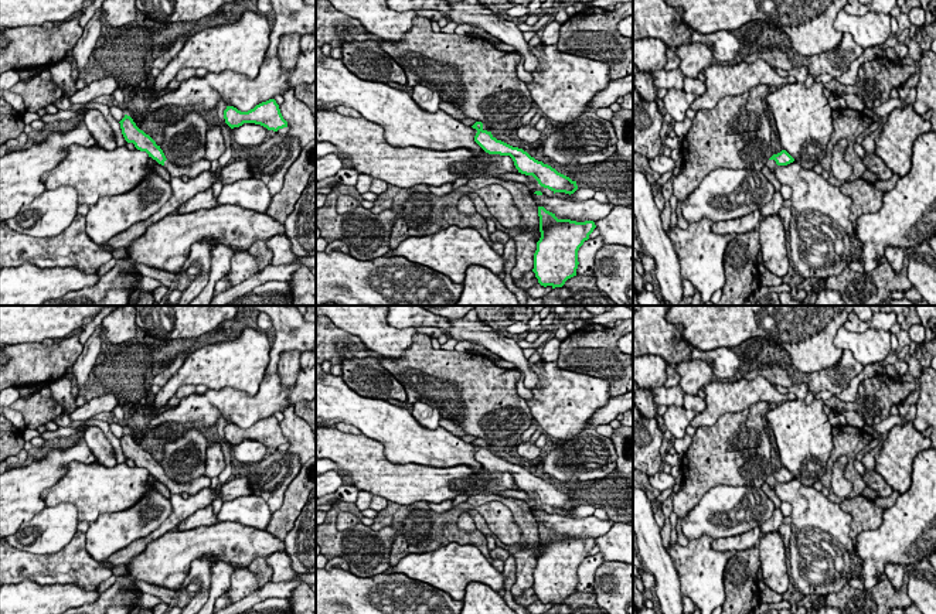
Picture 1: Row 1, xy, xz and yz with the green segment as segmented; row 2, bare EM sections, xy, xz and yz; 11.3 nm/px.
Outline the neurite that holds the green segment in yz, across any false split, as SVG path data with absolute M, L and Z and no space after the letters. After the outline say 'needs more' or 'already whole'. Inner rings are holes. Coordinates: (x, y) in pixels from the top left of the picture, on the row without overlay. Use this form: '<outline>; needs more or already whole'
M782 467L780 470L777 471L773 471L767 478L766 478L766 482L770 488L775 490L775 484L776 482L787 482L790 480L793 480L794 475L786 468L786 467Z; needs more

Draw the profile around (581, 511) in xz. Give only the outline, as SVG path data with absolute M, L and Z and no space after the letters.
M578 505L573 511L565 511L565 509L555 509L555 514L573 518L573 519L583 519L588 516L592 516L595 512L595 508L592 505Z

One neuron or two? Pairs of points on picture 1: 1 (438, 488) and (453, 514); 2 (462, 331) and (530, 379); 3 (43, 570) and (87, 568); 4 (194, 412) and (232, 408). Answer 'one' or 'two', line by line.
1: two
2: one
3: one
4: one

